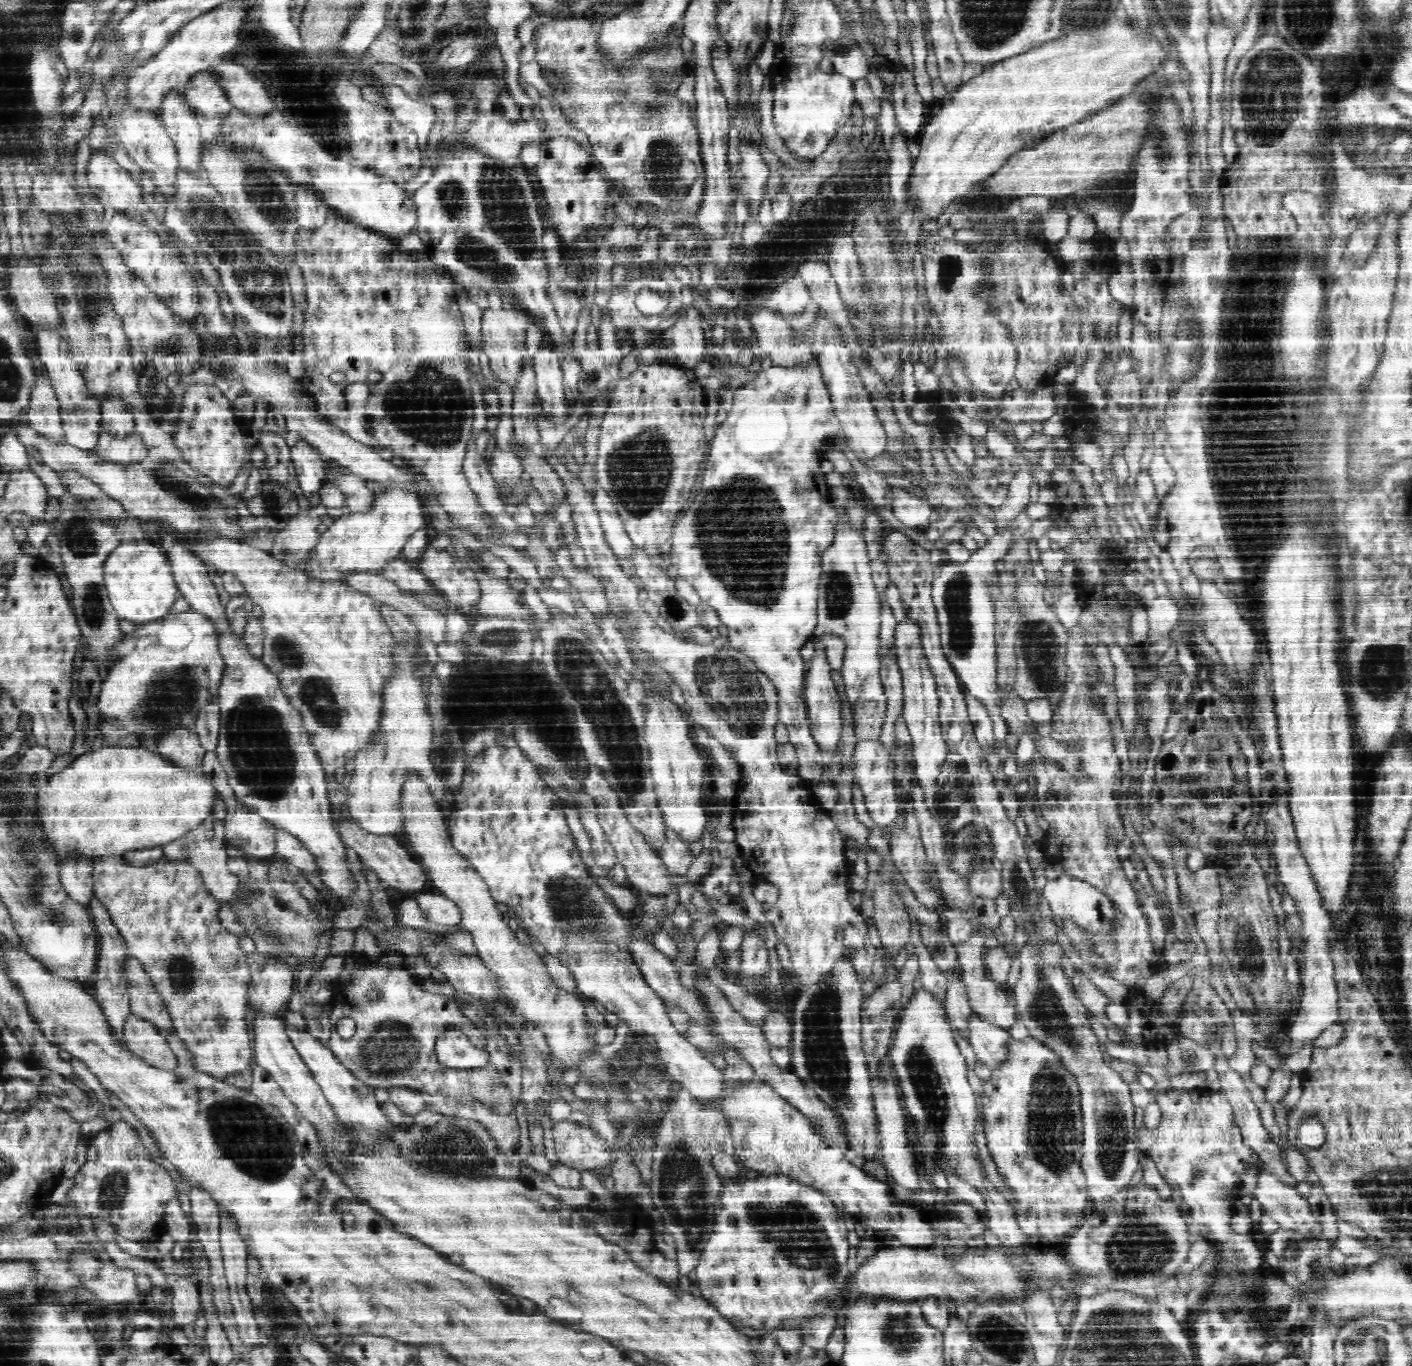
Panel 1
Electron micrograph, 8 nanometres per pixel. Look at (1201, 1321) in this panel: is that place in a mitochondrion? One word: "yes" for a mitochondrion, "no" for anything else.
no

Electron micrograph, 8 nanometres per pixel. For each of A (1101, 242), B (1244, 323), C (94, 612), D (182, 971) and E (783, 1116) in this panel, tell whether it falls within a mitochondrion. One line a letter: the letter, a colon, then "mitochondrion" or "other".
A: other
B: mitochondrion
C: mitochondrion
D: mitochondrion
E: other

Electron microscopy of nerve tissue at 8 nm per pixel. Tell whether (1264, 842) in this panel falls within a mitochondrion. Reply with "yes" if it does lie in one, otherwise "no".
no

